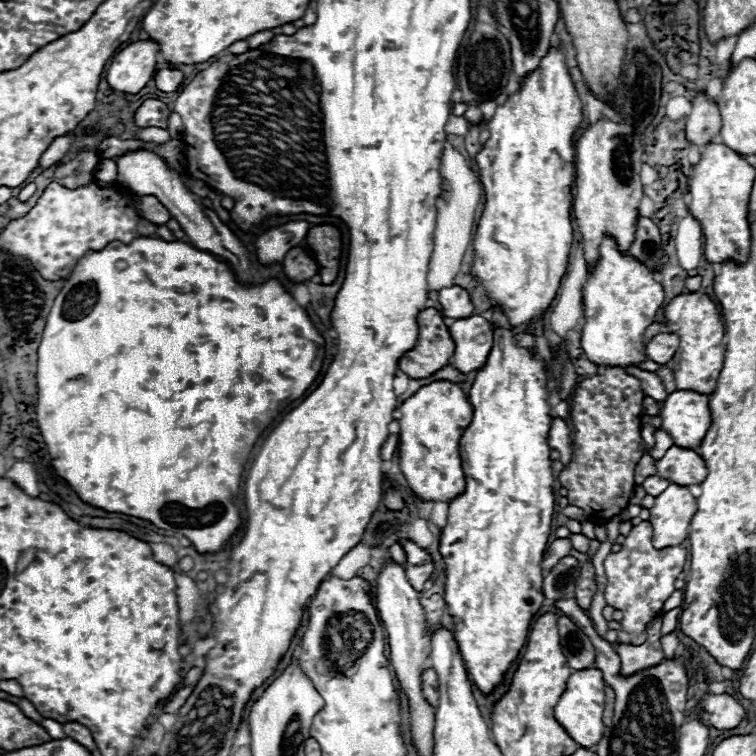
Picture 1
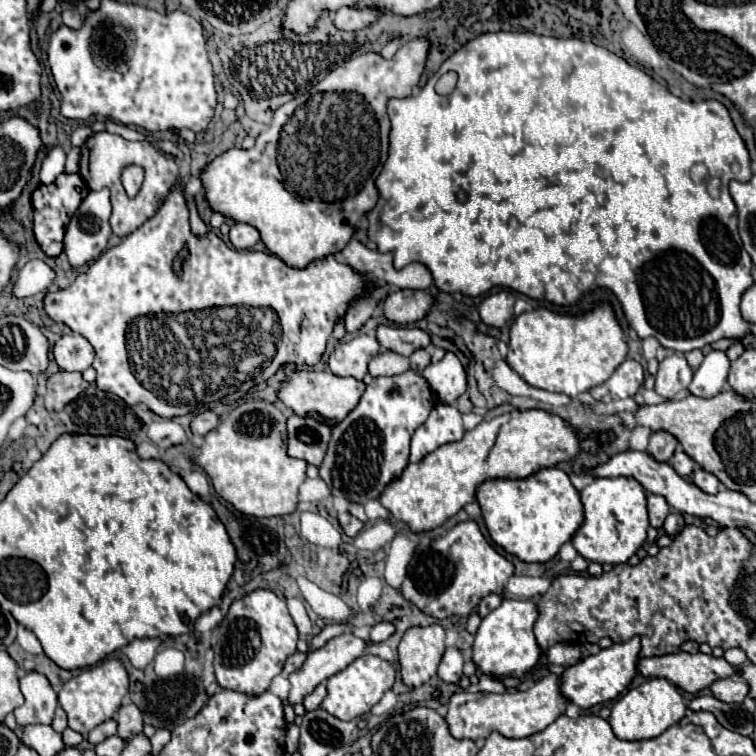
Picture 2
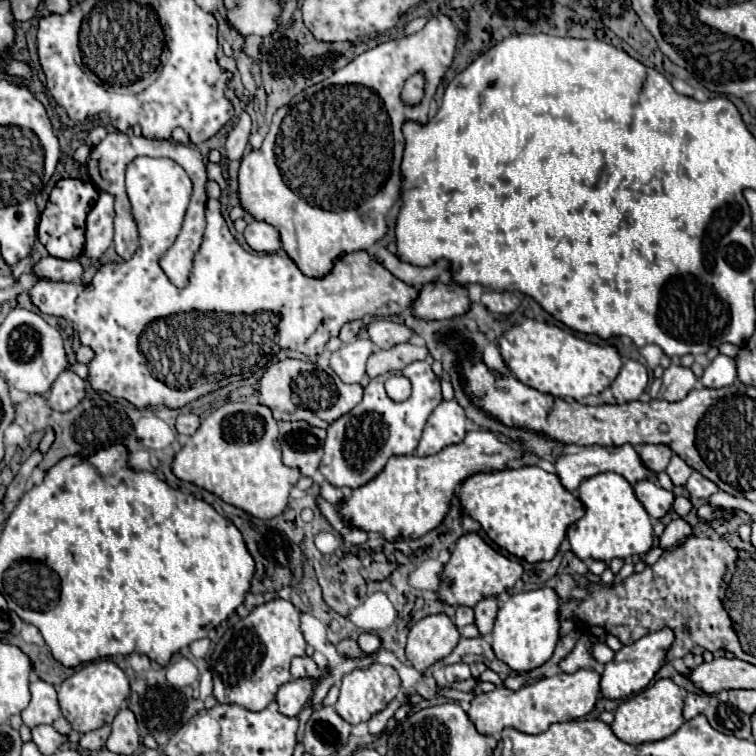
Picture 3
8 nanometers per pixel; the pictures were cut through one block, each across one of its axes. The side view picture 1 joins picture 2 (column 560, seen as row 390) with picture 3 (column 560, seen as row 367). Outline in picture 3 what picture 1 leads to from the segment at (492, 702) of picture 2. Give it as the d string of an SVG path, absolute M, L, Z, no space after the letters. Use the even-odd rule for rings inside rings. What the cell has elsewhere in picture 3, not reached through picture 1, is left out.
M576 670L572 674L560 672L552 678L540 678L532 684L524 684L516 692L506 688L496 688L488 694L476 696L472 700L472 708L468 710L468 714L472 716L472 722L476 724L476 730L480 734L500 736L500 732L508 726L526 734L540 734L548 730L550 724L568 722L590 714L602 696L600 680L602 676L596 670Z

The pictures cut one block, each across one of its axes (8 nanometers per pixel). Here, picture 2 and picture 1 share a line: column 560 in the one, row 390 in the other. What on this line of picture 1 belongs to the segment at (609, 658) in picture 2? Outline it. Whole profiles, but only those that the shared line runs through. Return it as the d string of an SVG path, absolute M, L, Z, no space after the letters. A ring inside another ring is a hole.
M674 390L660 410L662 430L666 430L676 446L696 448L710 428L708 394L694 390Z

